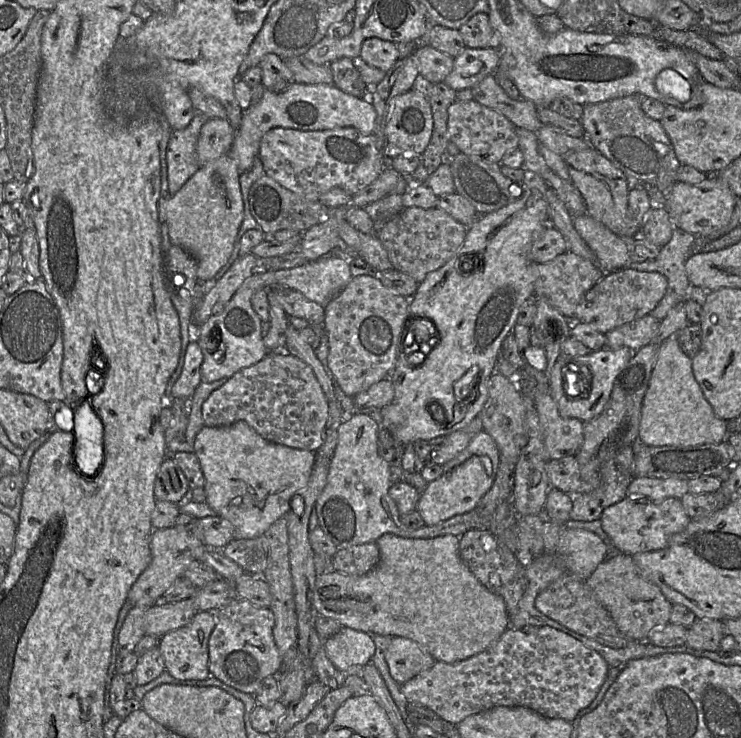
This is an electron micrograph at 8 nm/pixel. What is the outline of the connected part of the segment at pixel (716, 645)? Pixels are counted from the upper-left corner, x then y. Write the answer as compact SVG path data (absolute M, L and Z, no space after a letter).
M708 618L696 619L688 628L685 646L699 651L720 651L724 635L723 622Z

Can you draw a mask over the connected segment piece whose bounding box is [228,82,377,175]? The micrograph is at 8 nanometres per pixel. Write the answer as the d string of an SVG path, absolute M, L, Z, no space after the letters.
M296 82L283 91L265 89L262 99L243 113L241 126L236 132L228 154L235 161L241 175L252 168L255 158L259 156L262 137L273 128L319 131L352 127L368 135L374 134L376 117L372 94L358 98L341 91L334 85Z

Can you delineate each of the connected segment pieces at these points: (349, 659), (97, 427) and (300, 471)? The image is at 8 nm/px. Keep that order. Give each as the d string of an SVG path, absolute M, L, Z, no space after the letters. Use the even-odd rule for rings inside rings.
M341 627L324 641L323 646L328 658L339 671L344 671L352 665L364 666L372 660L375 652L372 636L350 627Z
M81 401L74 407L73 439L76 437L76 464L79 474L95 476L104 464L104 427L88 401Z
M245 421L203 428L194 441L194 453L205 478L207 504L233 526L234 539L251 539L265 531L291 509L292 498L309 482L316 453L264 439Z

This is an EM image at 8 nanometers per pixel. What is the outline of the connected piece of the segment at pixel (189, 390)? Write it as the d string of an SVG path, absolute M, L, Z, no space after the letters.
M195 340L189 342L182 372L171 389L169 399L181 398L190 400L196 388L202 382L201 366L204 355L200 347Z

